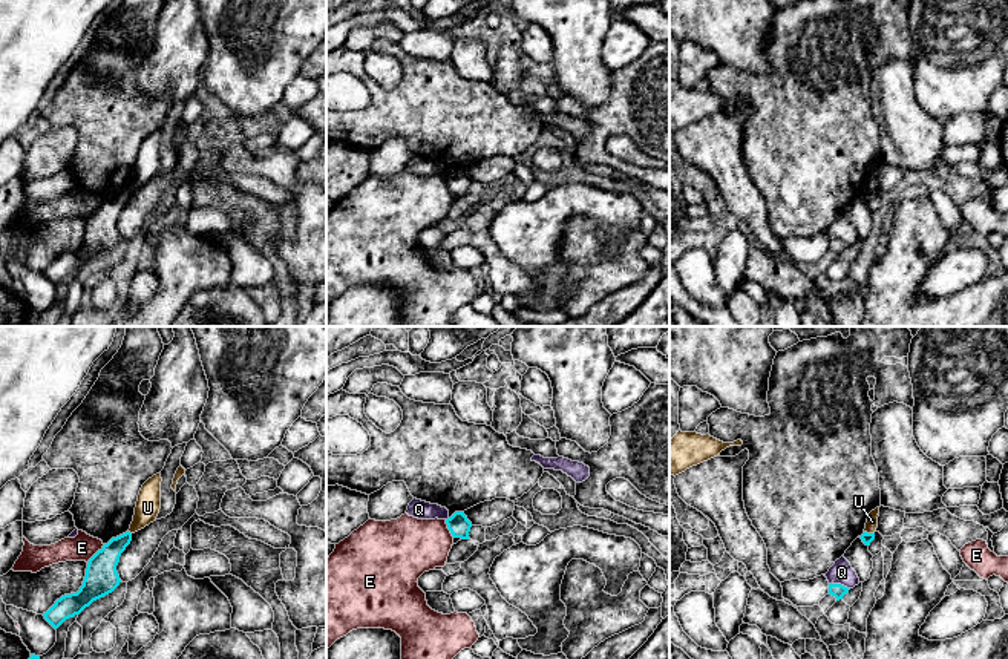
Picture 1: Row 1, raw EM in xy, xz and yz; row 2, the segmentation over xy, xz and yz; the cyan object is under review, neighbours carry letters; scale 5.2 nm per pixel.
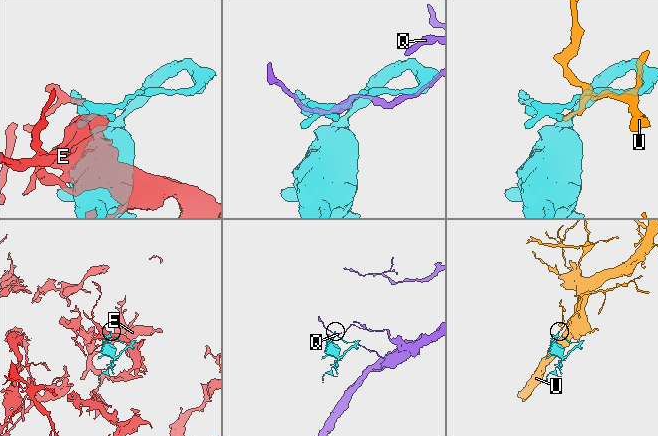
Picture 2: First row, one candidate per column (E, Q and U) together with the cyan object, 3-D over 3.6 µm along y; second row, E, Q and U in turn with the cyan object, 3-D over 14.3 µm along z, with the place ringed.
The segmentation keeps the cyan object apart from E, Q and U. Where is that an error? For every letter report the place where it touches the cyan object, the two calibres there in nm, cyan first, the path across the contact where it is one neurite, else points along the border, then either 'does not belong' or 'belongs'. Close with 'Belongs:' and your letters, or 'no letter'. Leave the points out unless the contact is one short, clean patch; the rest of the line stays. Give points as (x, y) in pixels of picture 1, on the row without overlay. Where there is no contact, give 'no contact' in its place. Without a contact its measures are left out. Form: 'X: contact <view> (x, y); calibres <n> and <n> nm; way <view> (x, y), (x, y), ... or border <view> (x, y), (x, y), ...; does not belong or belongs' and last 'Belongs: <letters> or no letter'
E: contact xy (95, 210); calibres 180 and 140 nm; does not belong
Q: contact yz (840, 241); calibres 70 and 120 nm; border yz (829, 239), (838, 239), (849, 245); does not belong
U: contact yz (869, 190); calibres 60 and 60 nm; border yz (864, 187), (873, 189); does not belong
Belongs: no letter

